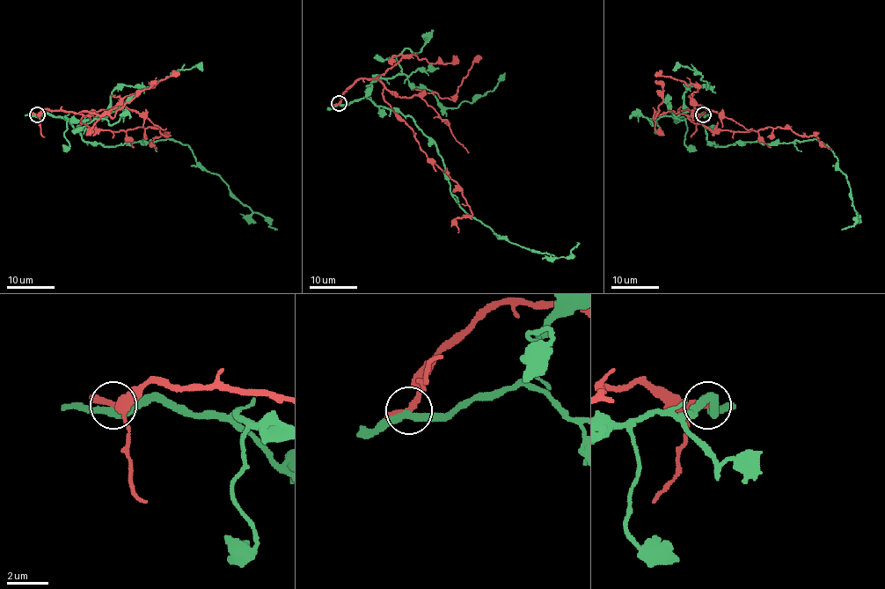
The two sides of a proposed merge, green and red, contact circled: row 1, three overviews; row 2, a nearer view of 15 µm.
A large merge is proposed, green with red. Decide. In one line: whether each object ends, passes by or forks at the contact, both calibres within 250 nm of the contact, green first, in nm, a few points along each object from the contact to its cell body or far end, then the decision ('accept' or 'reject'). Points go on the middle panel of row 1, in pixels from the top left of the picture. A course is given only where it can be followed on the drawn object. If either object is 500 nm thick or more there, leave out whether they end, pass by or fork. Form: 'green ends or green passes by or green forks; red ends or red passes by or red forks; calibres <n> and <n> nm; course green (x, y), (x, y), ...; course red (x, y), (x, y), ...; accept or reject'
green passes by; red passes by; calibres 320 and 280 nm; course green (339, 104), (367, 98), (409, 115), (435, 144), (455, 201), (498, 239), (556, 257), (567, 257), (577, 242); course red (339, 104), (360, 78), (382, 84), (383, 99), (462, 191), (471, 213), (456, 217), (457, 232); reject

